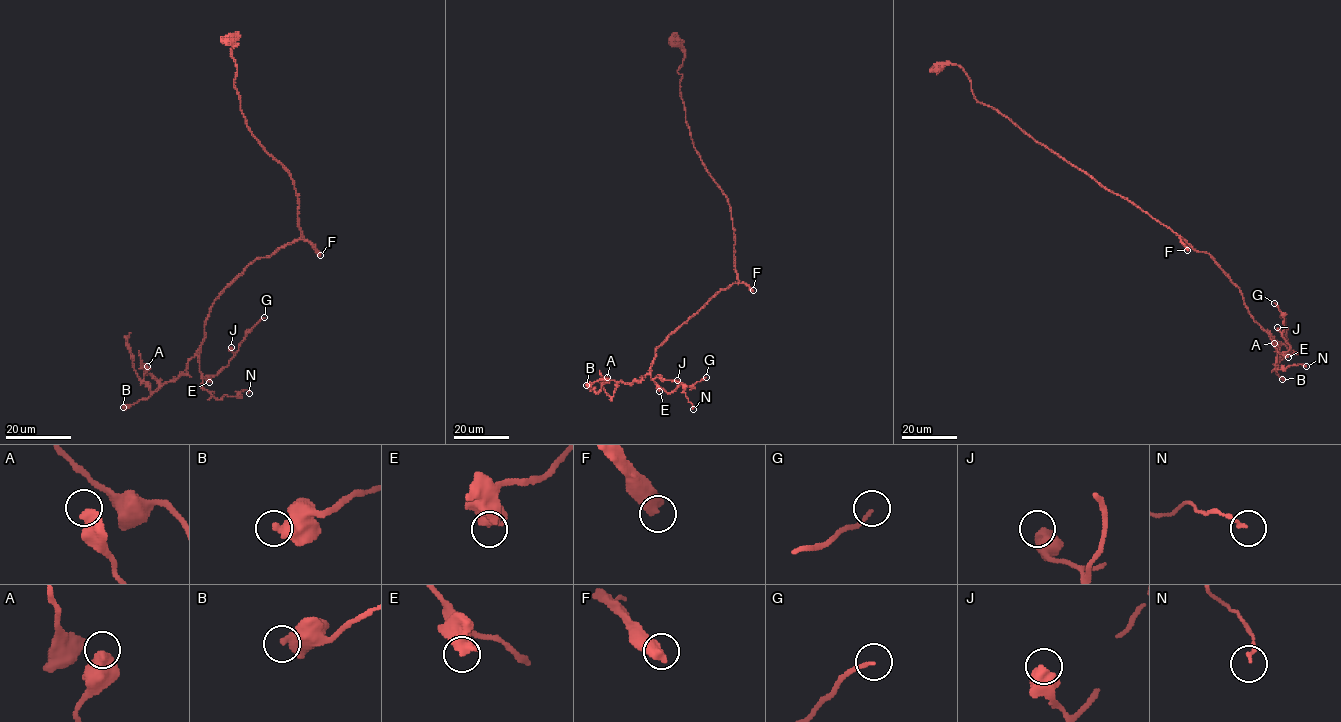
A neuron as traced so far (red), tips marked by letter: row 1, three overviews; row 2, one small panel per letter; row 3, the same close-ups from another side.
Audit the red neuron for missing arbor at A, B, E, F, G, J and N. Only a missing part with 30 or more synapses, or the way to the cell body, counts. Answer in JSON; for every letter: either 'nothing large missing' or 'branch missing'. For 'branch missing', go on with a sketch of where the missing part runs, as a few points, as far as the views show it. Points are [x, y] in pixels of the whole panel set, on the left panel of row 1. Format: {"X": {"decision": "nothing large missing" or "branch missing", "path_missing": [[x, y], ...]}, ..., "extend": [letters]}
{"A": {"decision": "nothing large missing"}, "B": {"decision": "nothing large missing"}, "E": {"decision": "nothing large missing"}, "F": {"decision": "branch missing"}, "G": {"decision": "nothing large missing"}, "J": {"decision": "nothing large missing"}, "N": {"decision": "nothing large missing"}, "extend": ["F"]}

